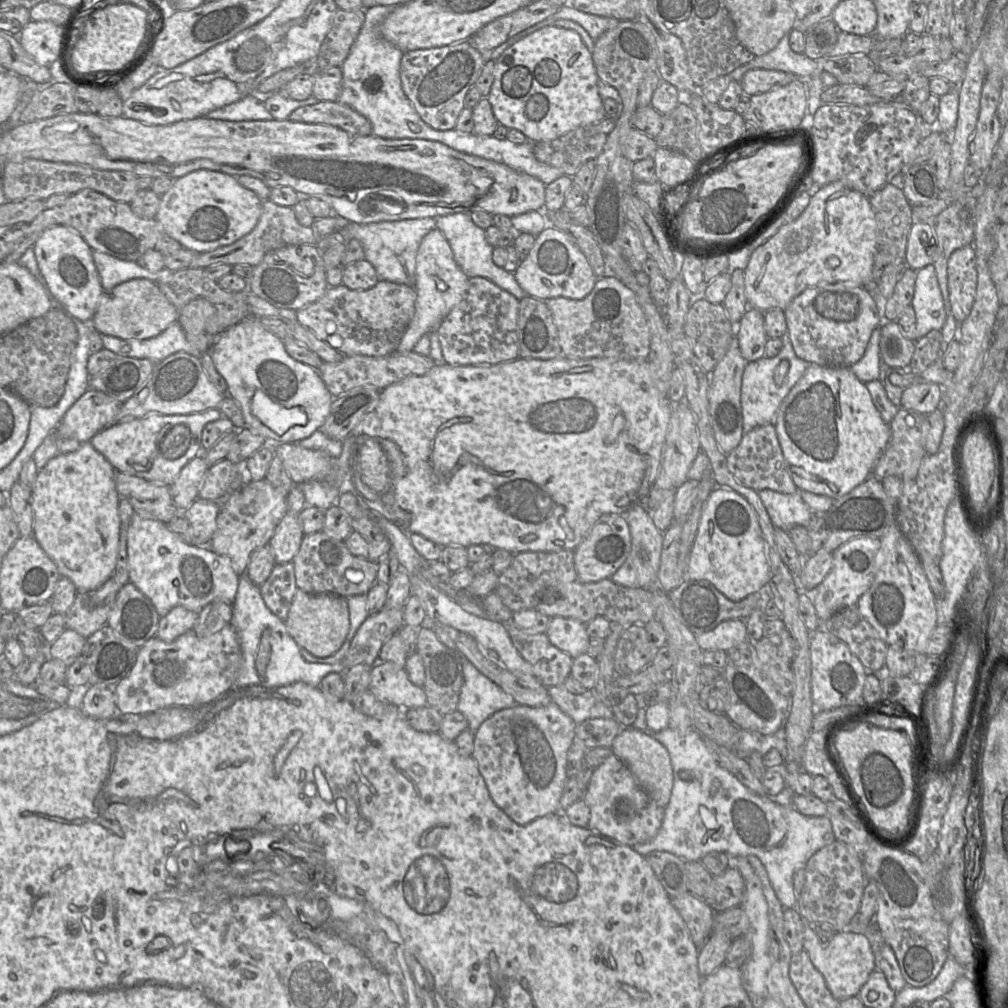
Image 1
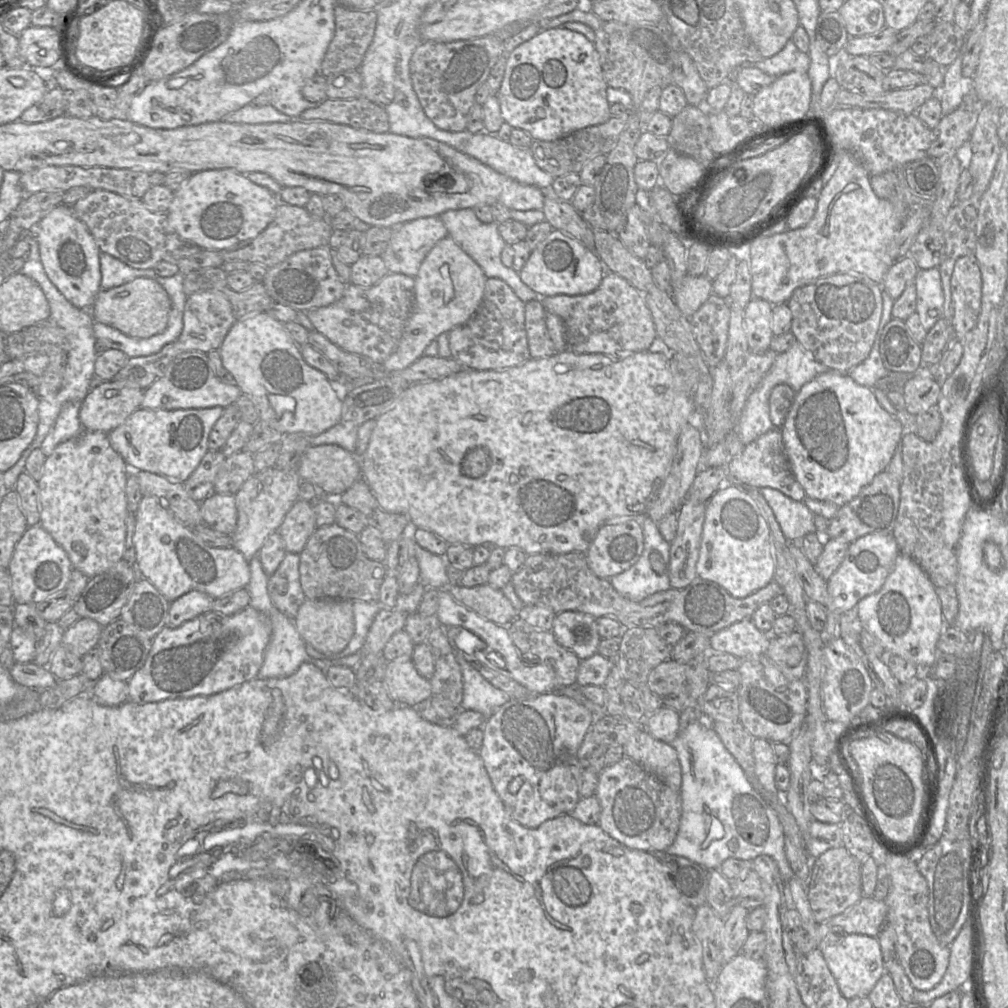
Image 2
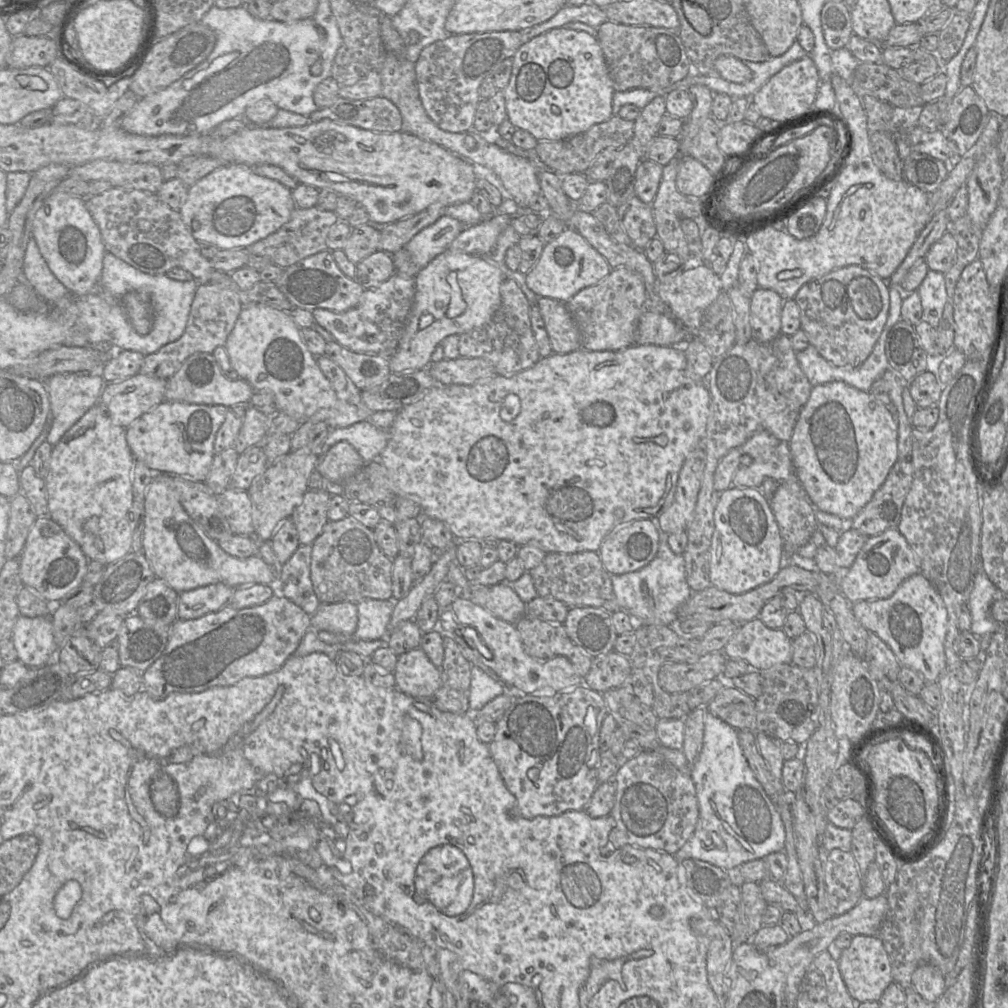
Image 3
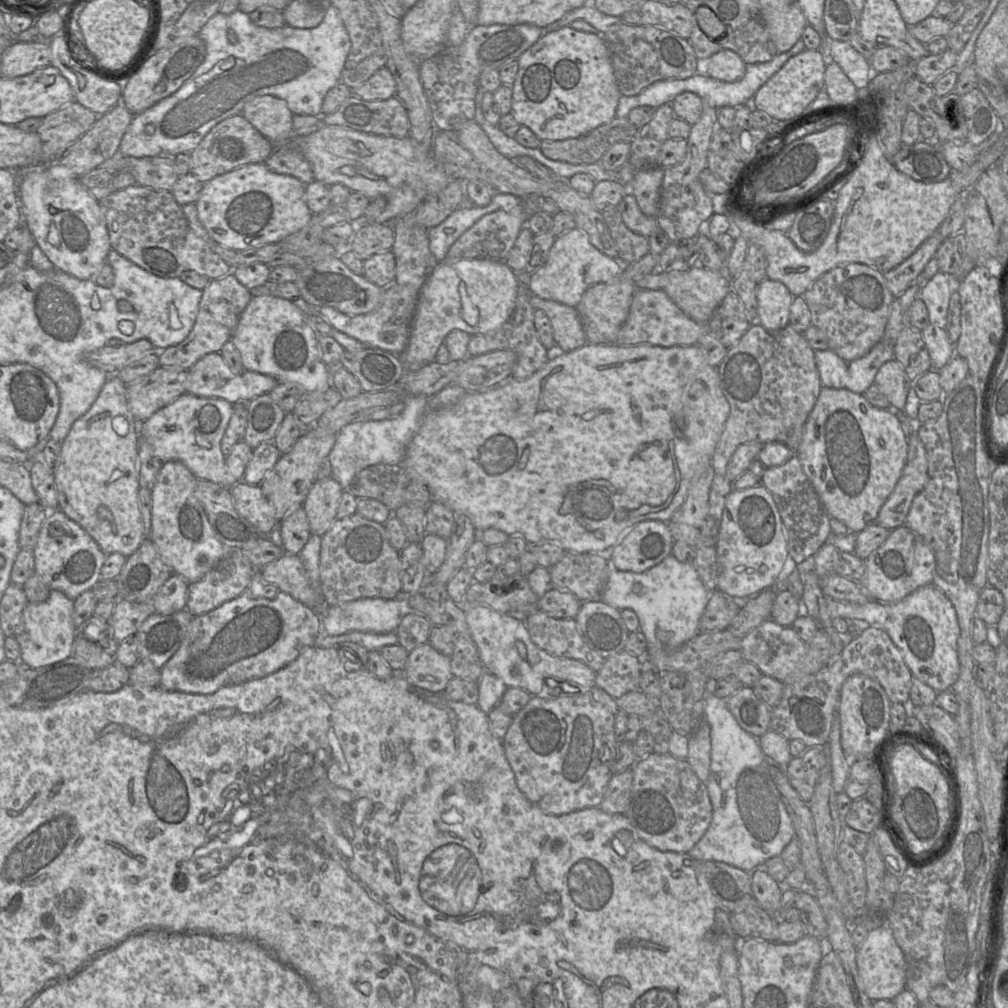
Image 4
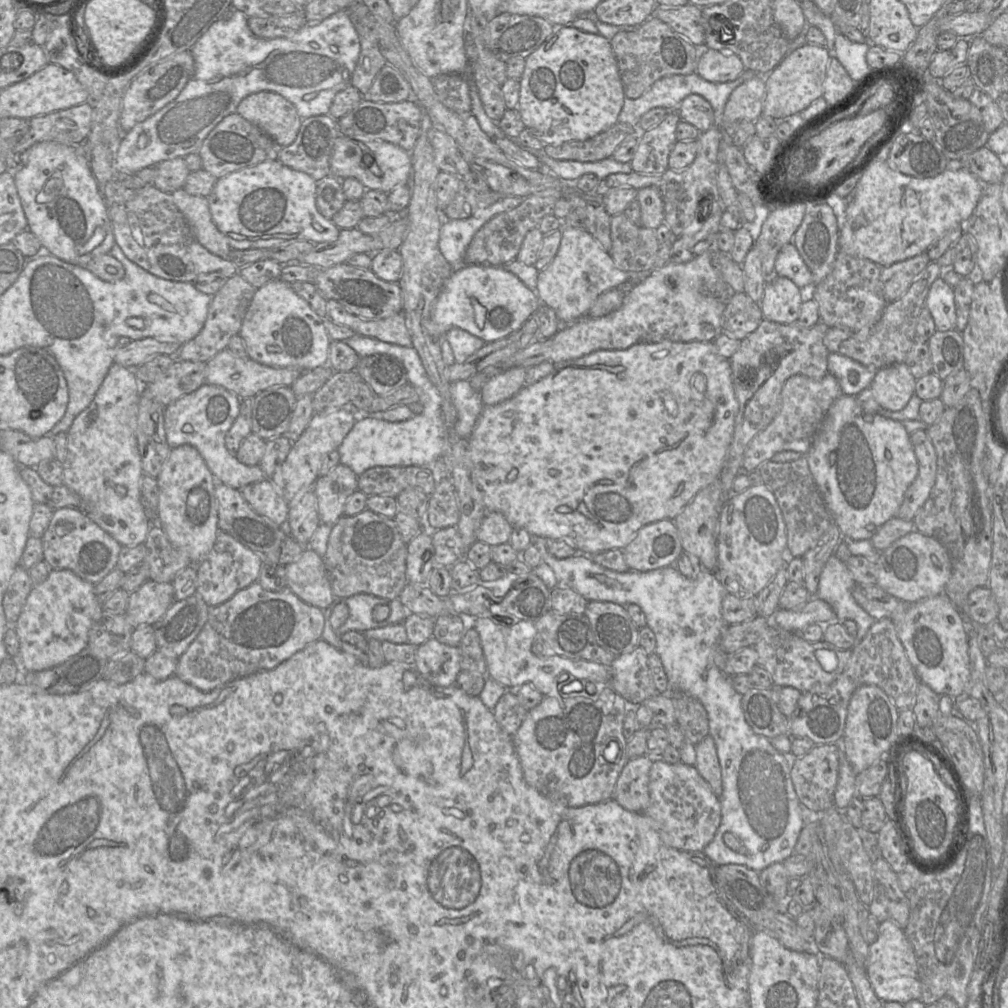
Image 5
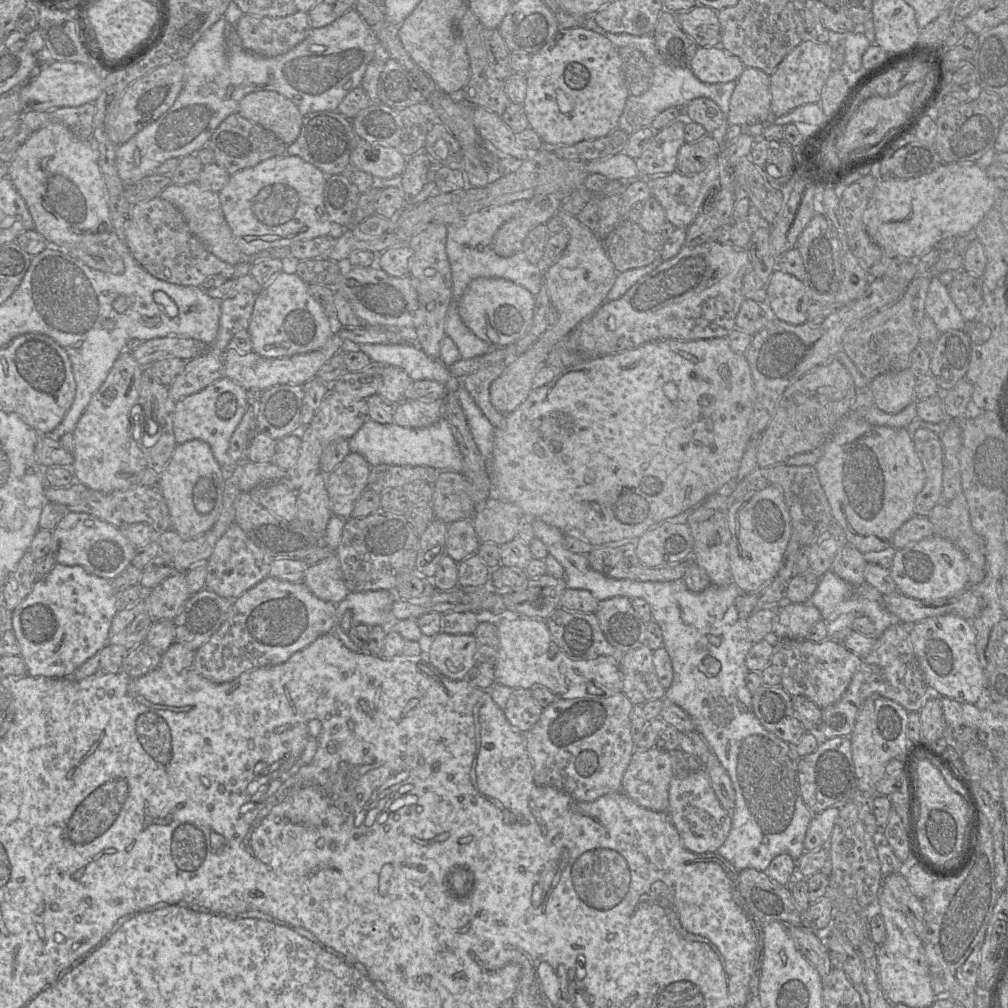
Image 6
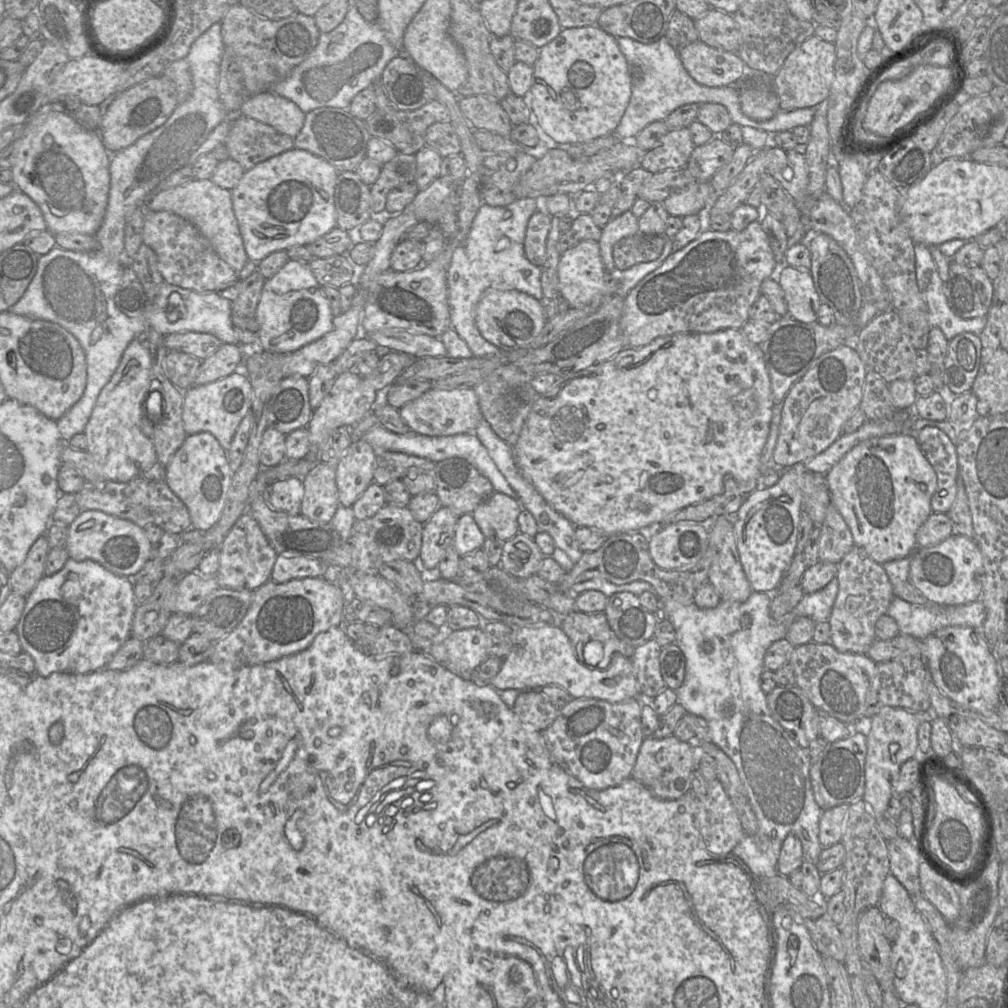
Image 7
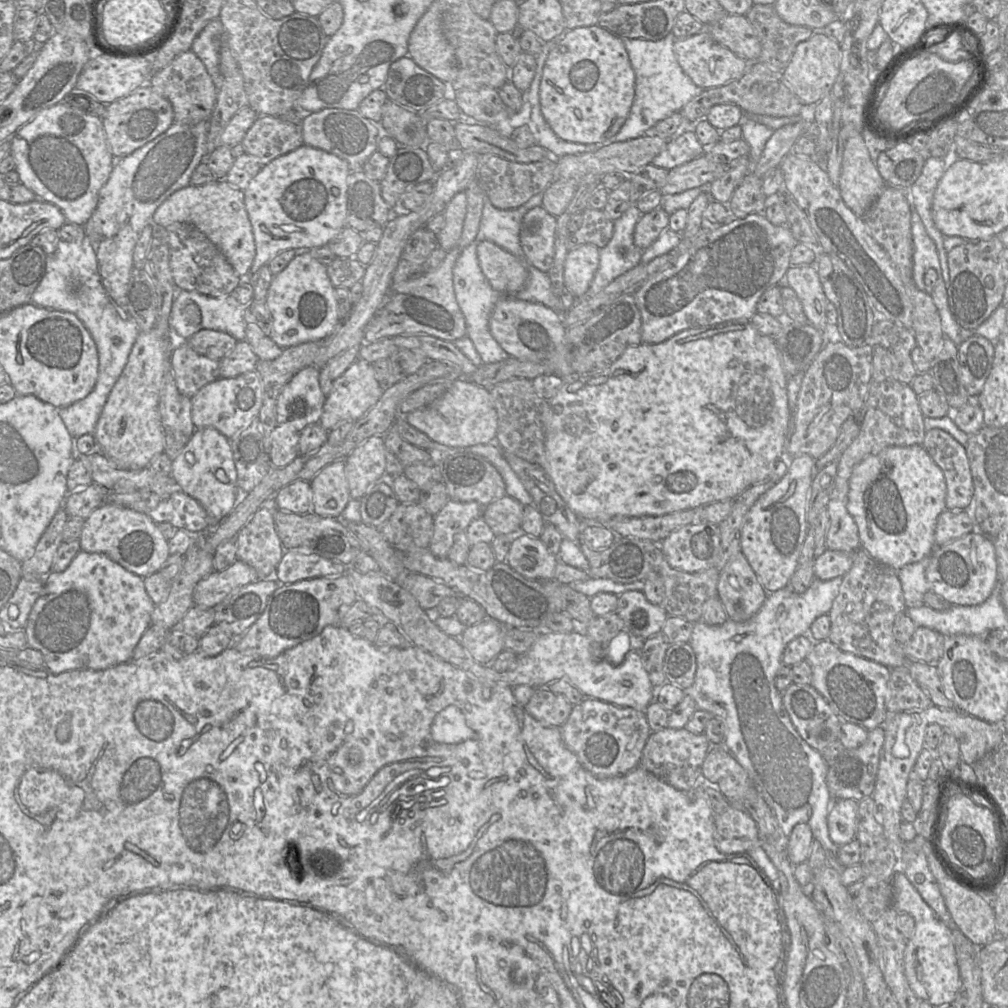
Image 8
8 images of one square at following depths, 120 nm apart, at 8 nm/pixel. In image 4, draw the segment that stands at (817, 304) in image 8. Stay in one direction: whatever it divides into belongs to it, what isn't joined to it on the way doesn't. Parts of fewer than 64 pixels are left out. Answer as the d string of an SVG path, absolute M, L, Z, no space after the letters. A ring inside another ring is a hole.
M766 278L757 285L757 322L768 331L785 328L795 297L782 282Z

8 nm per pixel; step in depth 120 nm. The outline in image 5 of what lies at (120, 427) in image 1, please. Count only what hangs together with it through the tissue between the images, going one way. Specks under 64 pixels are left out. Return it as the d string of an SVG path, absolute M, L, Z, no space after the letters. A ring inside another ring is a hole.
M203 384L164 409L164 427L169 447L173 449L184 444L195 447L217 482L235 489L266 479L259 465L241 463L225 446L225 436L239 414L240 402L235 393L222 386Z

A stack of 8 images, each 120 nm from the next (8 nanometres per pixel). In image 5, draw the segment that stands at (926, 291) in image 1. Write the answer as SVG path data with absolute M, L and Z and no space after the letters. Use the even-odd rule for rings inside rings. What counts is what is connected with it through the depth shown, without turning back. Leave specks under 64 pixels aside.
M938 277L931 285L925 300L925 307L930 311L936 331L945 332L956 329L956 308L953 288Z

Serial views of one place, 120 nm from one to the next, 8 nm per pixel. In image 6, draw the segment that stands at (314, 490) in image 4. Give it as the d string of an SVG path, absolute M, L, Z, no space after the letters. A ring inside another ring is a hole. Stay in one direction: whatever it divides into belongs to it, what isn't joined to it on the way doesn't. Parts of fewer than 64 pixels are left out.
M349 452L343 461L326 476L326 490L333 515L349 518L355 503L368 488L372 466L356 452Z

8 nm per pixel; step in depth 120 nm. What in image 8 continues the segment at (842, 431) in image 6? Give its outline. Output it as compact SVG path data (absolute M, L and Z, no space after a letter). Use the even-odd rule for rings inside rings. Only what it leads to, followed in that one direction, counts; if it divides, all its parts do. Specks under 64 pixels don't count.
M921 445L890 446L868 456L853 470L847 504L859 529L861 549L895 570L929 556L936 548L935 531L939 516L946 510L946 495L944 473Z

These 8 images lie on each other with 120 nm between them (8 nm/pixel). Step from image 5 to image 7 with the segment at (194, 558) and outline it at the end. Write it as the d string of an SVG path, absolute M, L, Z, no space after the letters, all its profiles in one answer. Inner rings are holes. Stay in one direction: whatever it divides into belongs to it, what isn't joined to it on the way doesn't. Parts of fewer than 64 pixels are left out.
M200 432L186 437L166 466L165 482L187 507L192 526L190 529L207 532L217 523L233 474L227 451L211 433Z

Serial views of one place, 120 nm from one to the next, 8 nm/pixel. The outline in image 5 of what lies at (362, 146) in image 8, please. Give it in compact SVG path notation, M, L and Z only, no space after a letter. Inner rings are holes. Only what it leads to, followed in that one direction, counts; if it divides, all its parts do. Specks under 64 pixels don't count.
M329 114L307 117L302 119L295 140L282 147L277 160L318 181L332 175L330 158L334 141L340 135L338 121Z

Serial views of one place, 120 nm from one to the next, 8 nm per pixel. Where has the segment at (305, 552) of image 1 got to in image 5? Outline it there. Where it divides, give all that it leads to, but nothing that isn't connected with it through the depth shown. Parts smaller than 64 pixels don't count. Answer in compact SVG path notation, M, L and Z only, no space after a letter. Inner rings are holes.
M371 510L354 516L342 516L333 526L323 557L328 579L335 598L356 594L371 594L380 598L399 598L407 584L407 544L394 518Z

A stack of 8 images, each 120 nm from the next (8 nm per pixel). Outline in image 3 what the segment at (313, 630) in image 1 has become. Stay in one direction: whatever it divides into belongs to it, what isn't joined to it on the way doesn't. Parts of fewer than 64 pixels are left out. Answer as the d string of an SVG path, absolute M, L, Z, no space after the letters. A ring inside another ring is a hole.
M354 602L320 603L310 616L311 630L353 634L357 628L357 604Z

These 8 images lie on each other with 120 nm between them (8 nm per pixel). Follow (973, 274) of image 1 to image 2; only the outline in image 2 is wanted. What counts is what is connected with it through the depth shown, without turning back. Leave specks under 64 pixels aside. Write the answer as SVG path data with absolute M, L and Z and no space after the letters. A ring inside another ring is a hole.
M974 254L957 259L950 280L952 326L958 340L976 325L982 297L982 276Z

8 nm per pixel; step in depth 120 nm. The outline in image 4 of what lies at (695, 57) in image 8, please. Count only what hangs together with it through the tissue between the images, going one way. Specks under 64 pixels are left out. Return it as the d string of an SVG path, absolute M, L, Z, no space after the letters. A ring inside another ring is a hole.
M722 50L703 62L704 73L723 81L740 81L746 71L746 64L741 57L732 50Z

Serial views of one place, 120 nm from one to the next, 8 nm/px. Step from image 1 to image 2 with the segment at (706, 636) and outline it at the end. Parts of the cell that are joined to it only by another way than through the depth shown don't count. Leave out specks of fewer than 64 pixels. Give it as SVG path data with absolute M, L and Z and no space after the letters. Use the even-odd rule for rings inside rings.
M743 619L710 636L712 650L737 658L765 654L769 643L770 635L760 631L750 619Z

